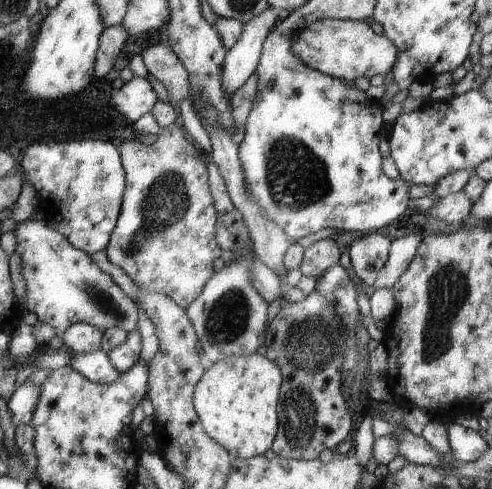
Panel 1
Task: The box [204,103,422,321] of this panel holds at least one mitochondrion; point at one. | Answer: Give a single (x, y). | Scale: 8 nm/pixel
(296, 178)

